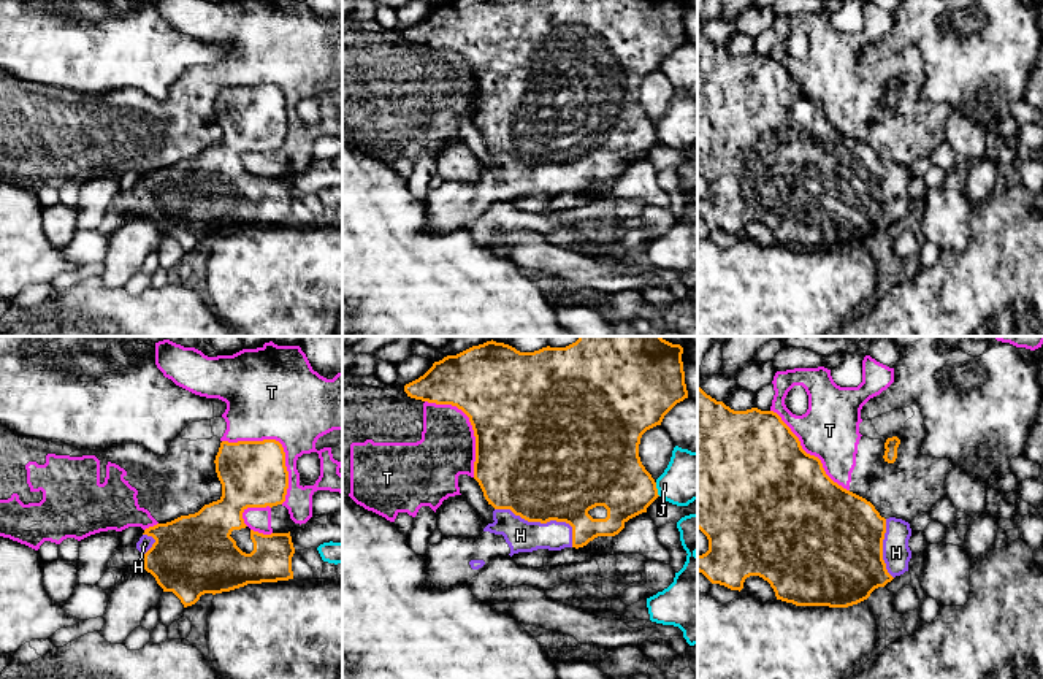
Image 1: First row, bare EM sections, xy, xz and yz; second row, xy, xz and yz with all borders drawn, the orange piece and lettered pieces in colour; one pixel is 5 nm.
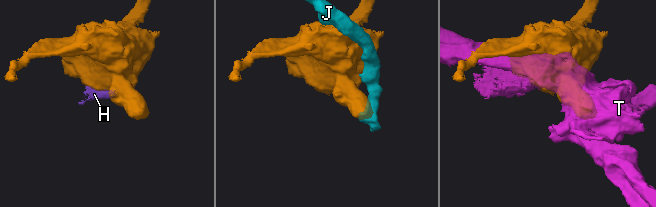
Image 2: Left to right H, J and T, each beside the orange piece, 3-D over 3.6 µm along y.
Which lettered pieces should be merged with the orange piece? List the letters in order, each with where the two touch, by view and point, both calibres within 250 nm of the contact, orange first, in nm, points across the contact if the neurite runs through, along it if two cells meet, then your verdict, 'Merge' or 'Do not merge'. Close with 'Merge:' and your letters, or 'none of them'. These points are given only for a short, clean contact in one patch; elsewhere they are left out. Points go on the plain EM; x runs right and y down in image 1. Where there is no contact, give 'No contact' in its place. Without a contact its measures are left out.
H: Touches orange at xz (542, 167). Thickness 480 nm (orange) against 160 nm. Merge
J: Touches orange at xz (657, 134). Thickness 320 nm (orange) against 240 nm. Do not merge
T: Touches orange at xy (279, 88). Thickness 340 nm (orange) against 440 nm. Do not merge
Merge: H

